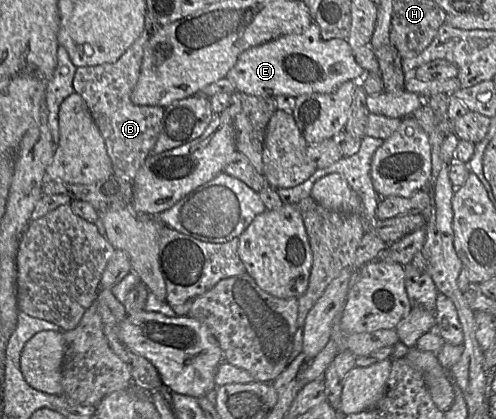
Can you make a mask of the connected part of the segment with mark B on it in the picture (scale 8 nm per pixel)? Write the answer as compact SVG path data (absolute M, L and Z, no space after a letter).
M146 18L142 33L123 55L113 63L77 67L73 78L74 92L85 101L93 120L105 140L113 175L132 181L147 157L152 154L161 127L164 108L136 105L131 101L137 83L144 47L152 34L161 28L155 20Z

